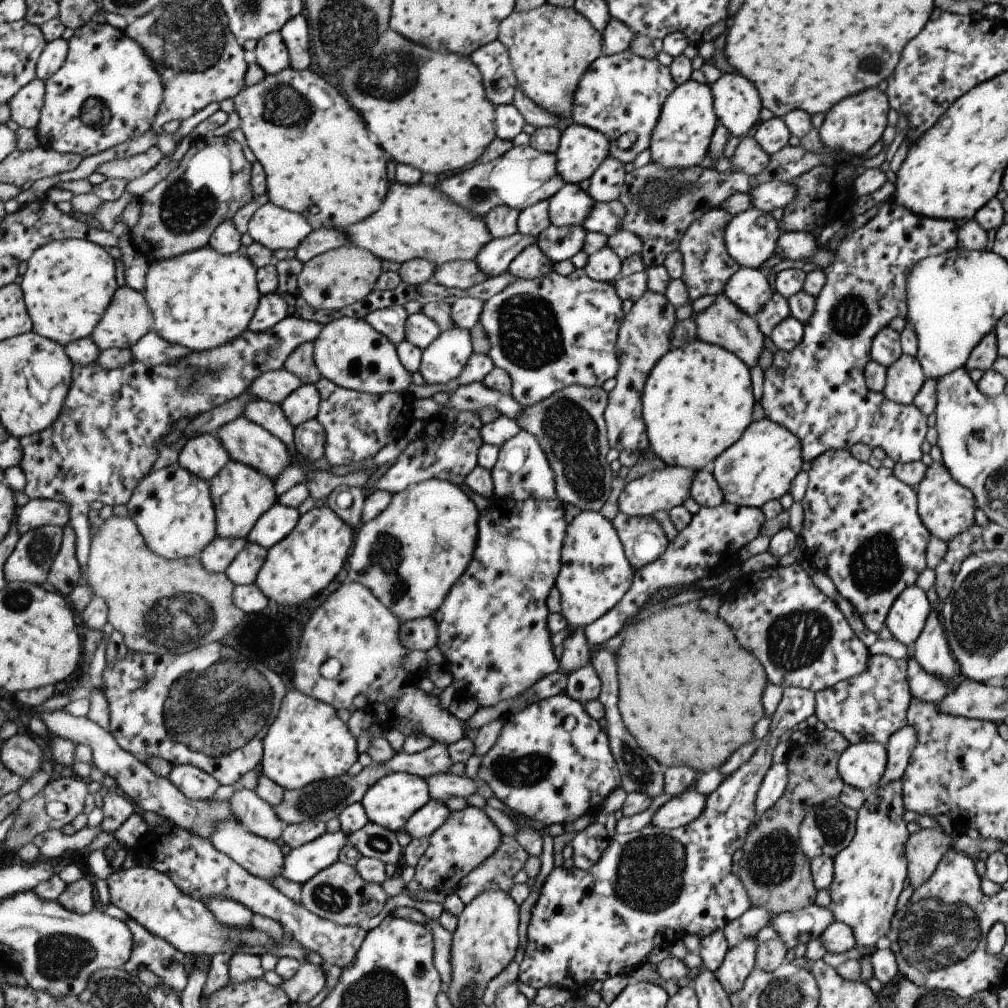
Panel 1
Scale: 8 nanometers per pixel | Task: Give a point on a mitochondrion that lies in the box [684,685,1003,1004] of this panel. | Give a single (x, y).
(938, 931)

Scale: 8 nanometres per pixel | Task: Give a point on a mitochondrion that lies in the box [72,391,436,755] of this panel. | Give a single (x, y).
(179, 620)

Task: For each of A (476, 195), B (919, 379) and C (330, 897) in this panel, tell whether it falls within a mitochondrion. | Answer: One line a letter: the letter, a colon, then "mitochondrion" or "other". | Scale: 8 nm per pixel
A: mitochondrion
B: other
C: mitochondrion

